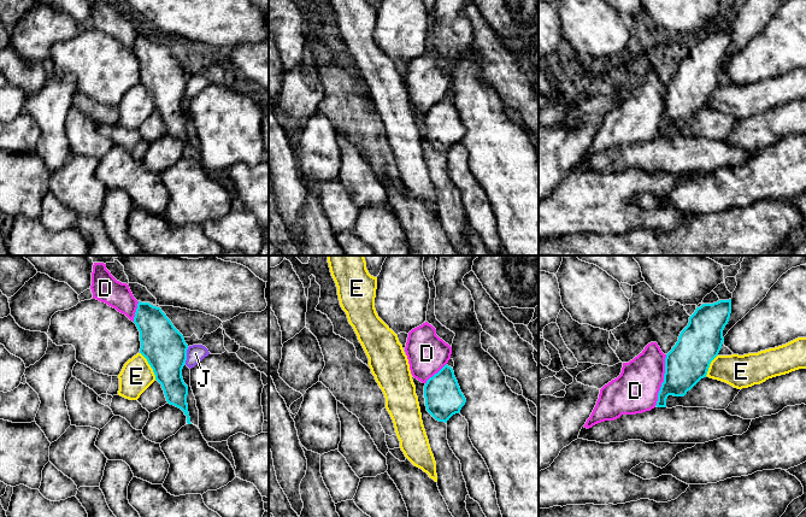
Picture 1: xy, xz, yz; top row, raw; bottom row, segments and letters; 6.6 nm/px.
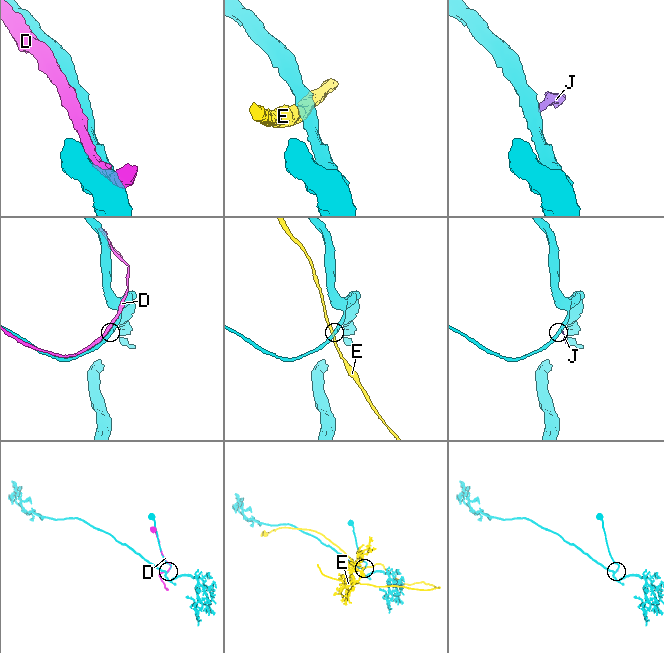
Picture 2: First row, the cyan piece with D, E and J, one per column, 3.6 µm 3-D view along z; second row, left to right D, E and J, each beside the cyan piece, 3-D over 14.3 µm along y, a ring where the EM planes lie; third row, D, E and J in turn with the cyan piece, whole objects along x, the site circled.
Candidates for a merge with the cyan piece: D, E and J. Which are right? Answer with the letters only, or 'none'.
none

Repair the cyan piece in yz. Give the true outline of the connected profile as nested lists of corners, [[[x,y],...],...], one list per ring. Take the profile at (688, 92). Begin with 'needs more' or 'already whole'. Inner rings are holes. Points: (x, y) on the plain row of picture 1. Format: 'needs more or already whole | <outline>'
already whole | [[[731,29],[696,37],[678,71],[666,84],[664,112],[658,123],[657,137],[666,137],[669,125],[684,127],[706,107],[711,92],[722,78],[723,60],[730,43]]]

